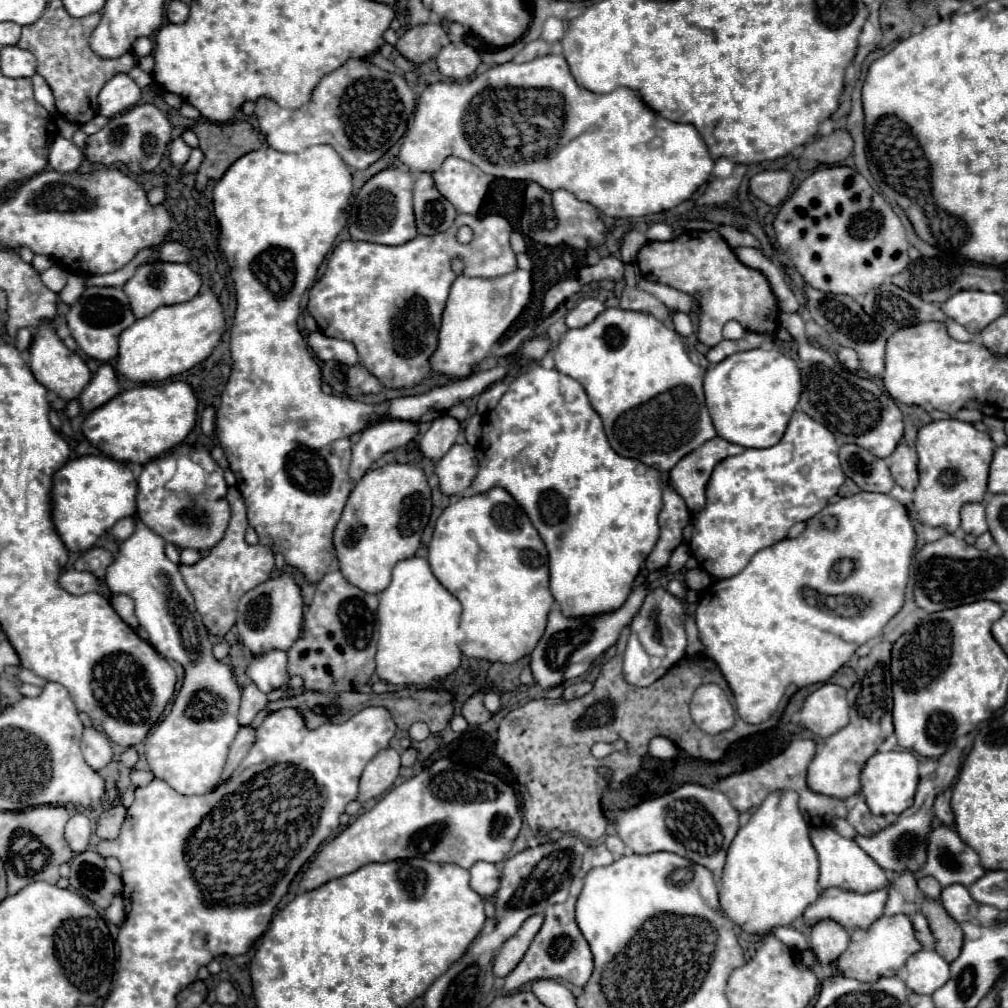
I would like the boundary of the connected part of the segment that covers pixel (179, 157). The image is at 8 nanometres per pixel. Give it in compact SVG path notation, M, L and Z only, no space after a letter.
M183 137L173 139L173 143L171 143L171 149L169 149L169 151L171 151L171 153L169 153L169 157L171 157L171 161L173 161L175 165L185 163L185 161L187 161L187 157L191 155L191 147L183 141Z

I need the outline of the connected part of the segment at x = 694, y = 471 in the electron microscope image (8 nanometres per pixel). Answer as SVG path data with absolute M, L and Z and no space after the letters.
M715 437L703 443L699 449L691 451L683 461L679 461L671 473L671 487L685 499L691 513L697 513L705 505L705 487L715 469L715 465L731 455L739 455L745 449L741 445L729 443L721 437Z

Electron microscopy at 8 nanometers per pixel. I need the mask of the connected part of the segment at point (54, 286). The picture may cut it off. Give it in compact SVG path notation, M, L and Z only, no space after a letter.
M53 263L47 271L41 273L41 281L43 281L51 291L59 293L59 291L65 287L65 283L67 283L67 271L65 271L61 265L55 265L55 263Z

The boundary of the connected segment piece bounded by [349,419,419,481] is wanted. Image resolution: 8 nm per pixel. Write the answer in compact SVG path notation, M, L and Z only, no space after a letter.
M385 419L361 431L359 441L351 447L353 457L349 465L349 477L359 481L373 461L393 449L409 445L417 437L417 431L417 423L399 419Z

